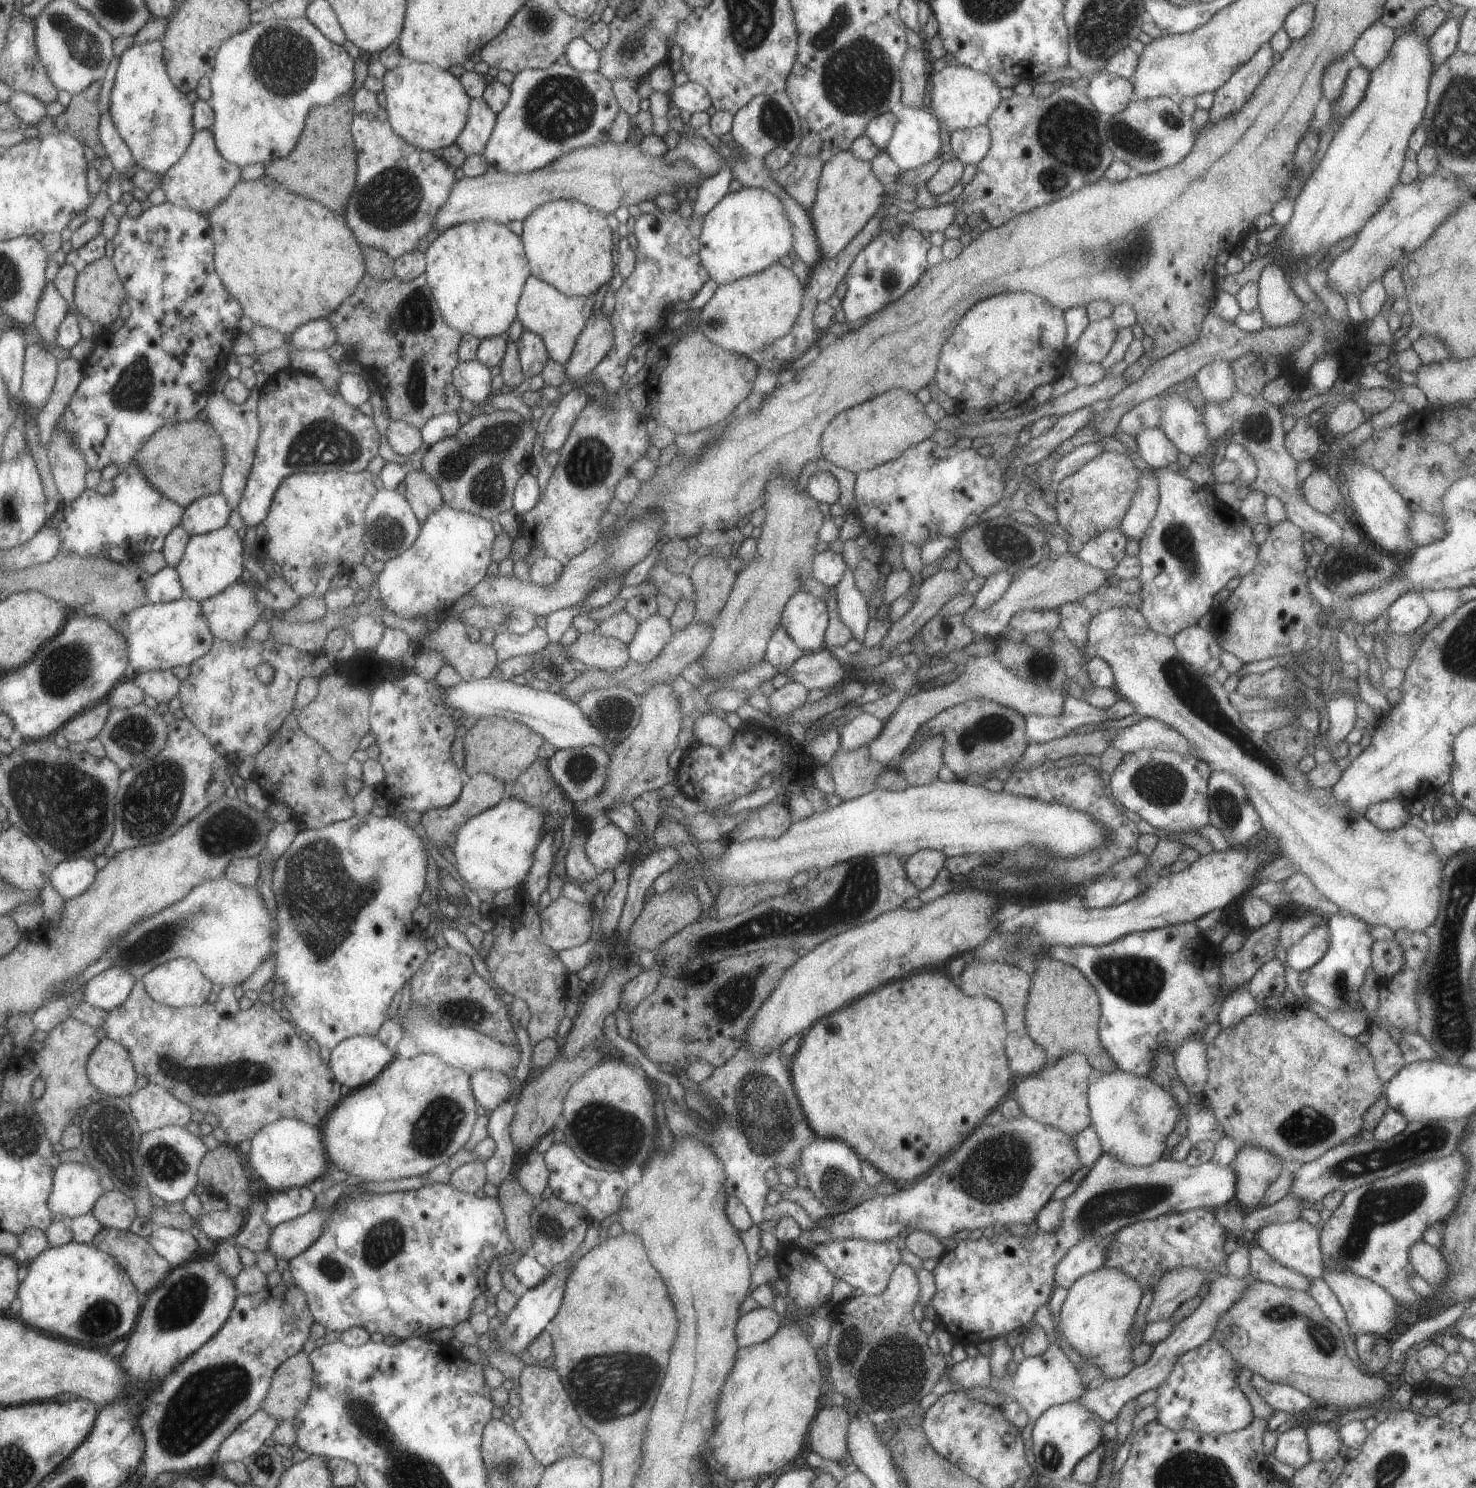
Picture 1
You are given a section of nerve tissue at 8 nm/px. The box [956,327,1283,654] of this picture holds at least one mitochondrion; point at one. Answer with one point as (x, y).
(1177, 538)

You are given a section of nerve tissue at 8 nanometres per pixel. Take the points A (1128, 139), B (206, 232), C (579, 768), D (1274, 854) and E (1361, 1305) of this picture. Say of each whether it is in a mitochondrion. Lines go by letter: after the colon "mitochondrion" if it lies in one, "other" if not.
A: mitochondrion
B: other
C: mitochondrion
D: other
E: other

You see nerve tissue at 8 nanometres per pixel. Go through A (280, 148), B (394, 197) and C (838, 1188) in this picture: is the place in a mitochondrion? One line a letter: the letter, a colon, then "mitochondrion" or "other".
A: other
B: mitochondrion
C: mitochondrion

